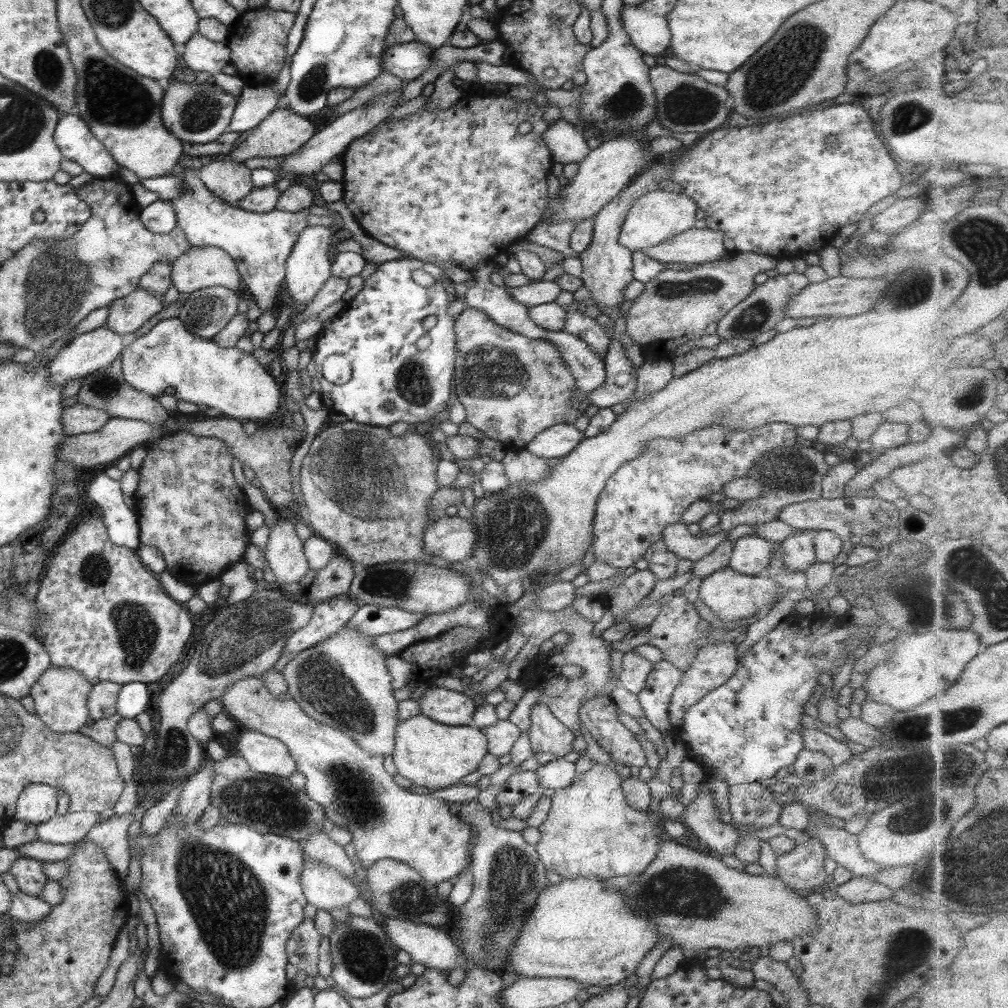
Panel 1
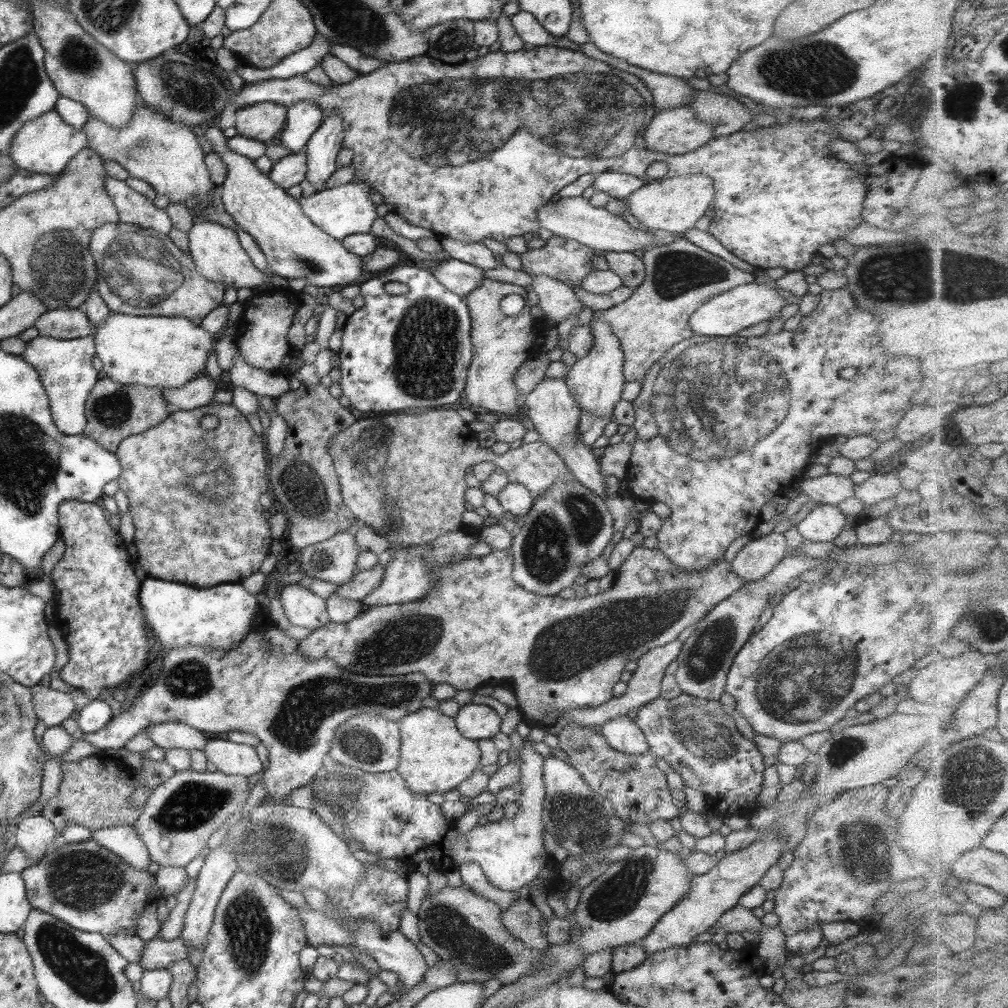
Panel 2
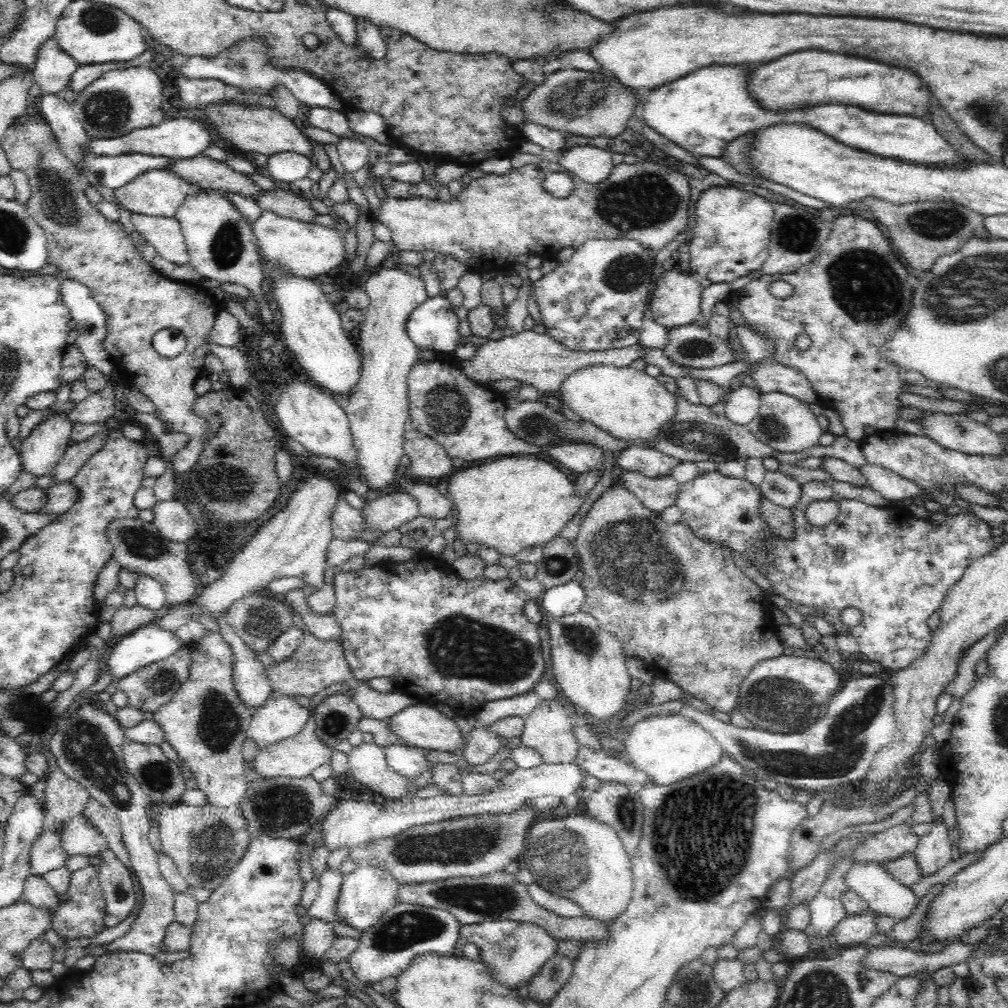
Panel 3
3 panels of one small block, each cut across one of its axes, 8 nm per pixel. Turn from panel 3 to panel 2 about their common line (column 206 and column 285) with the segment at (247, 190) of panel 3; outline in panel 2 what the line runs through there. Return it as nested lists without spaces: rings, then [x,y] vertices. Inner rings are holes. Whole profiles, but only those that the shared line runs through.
[[[303,152],[291,153],[273,162],[267,178],[282,189],[291,188],[305,178],[306,158]]]

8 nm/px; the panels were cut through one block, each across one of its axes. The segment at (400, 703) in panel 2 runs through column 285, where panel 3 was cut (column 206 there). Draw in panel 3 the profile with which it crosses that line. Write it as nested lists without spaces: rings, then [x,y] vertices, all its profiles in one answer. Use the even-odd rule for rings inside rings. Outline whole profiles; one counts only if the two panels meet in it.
[[[209,631],[203,639],[192,645],[190,678],[158,712],[153,713],[153,720],[162,729],[163,740],[176,751],[176,756],[191,772],[200,790],[206,794],[208,803],[221,807],[235,805],[242,802],[247,791],[242,746],[246,742],[254,711],[240,699],[234,689],[234,651],[223,636]]]

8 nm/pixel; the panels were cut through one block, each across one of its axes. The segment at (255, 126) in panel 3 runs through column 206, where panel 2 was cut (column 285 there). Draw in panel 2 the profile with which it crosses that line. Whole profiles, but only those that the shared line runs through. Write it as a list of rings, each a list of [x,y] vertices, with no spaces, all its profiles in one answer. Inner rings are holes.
[[[256,103],[236,109],[236,134],[257,142],[271,140],[284,127],[286,109],[274,103]]]

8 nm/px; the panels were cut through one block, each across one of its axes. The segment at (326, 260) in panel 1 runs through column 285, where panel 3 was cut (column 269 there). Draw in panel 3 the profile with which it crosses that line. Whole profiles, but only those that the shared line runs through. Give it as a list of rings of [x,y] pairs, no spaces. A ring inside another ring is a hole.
[[[254,240],[257,255],[260,261],[263,280],[270,285],[271,296],[278,306],[281,321],[279,323],[280,329],[285,334],[285,344],[296,353],[297,363],[300,364],[304,370],[307,380],[322,390],[328,390],[334,393],[352,394],[350,387],[353,387],[361,377],[361,357],[358,347],[350,342],[348,335],[341,327],[341,313],[335,307],[335,304],[326,297],[326,293],[320,290],[320,286],[316,281],[304,278],[300,275],[294,275],[290,271],[282,271],[282,269],[274,269],[268,259],[260,253],[260,247],[257,240]]]

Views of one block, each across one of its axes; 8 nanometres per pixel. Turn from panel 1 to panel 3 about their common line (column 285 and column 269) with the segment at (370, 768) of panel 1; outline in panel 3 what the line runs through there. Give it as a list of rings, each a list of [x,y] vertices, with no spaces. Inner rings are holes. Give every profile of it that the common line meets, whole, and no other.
[[[270,697],[253,712],[253,720],[247,732],[247,740],[251,740],[258,750],[266,750],[266,748],[274,746],[281,740],[296,736],[304,728],[309,717],[309,710],[298,705],[294,698]]]

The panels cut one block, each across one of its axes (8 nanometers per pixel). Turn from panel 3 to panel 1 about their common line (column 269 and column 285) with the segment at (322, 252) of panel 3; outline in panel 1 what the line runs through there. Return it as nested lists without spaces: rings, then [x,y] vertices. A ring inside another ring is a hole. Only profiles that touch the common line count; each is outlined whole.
[[[176,166],[172,174],[181,176],[183,180],[183,191],[170,200],[175,210],[176,226],[183,232],[184,238],[191,244],[191,247],[215,247],[225,251],[235,262],[235,266],[241,282],[247,286],[249,294],[253,296],[255,306],[259,312],[267,312],[278,306],[279,284],[284,280],[286,257],[289,257],[296,237],[306,228],[307,210],[299,212],[285,212],[273,209],[271,212],[251,212],[241,209],[236,205],[230,205],[222,201],[217,195],[213,195],[199,180],[198,171],[189,167]]]

